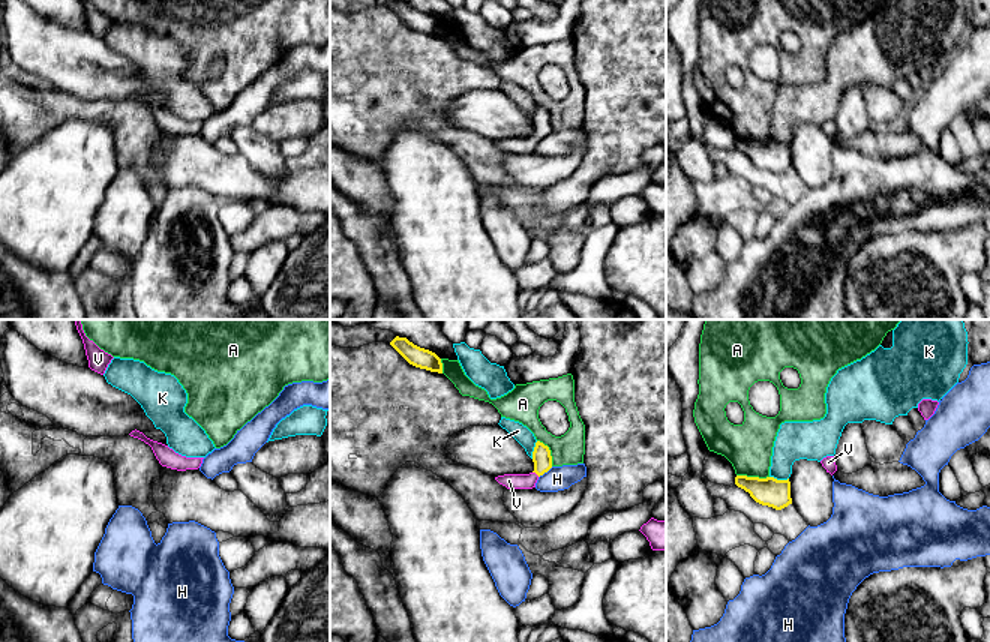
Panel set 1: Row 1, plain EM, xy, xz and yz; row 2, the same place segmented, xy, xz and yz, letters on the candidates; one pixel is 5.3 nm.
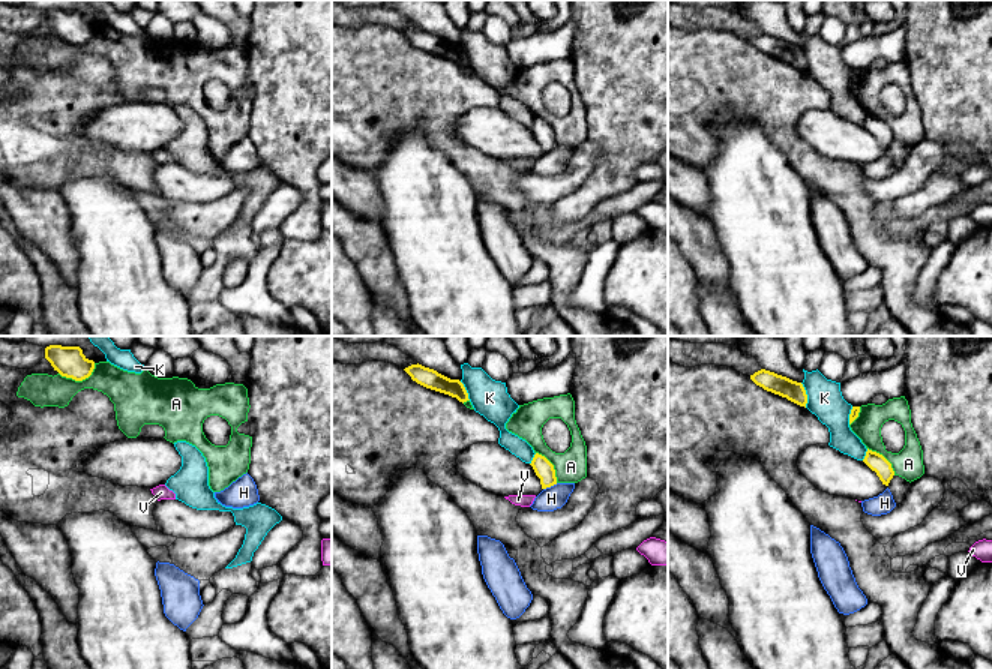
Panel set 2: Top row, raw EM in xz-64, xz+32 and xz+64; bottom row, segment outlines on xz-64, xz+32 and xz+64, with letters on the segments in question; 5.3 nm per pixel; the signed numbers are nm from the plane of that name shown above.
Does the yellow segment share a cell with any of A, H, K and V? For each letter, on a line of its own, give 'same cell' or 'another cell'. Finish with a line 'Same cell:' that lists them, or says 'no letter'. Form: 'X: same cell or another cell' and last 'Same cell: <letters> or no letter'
A: another cell
H: another cell
K: another cell
V: same cell
Same cell: V

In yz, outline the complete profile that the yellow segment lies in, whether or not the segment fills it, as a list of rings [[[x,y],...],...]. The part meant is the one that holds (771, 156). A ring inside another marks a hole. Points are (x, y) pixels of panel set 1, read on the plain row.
[[[736,140],[735,148],[748,156],[750,160],[762,170],[782,174],[792,168],[789,142],[777,144],[774,141],[759,142]]]

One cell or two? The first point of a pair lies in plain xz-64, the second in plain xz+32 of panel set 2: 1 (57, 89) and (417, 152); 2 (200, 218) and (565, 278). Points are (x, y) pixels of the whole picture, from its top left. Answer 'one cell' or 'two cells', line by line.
1: two cells
2: two cells

